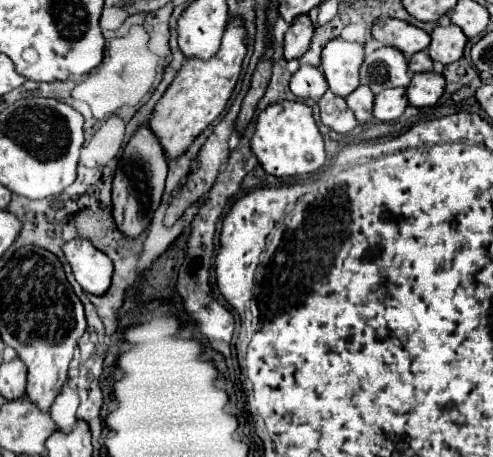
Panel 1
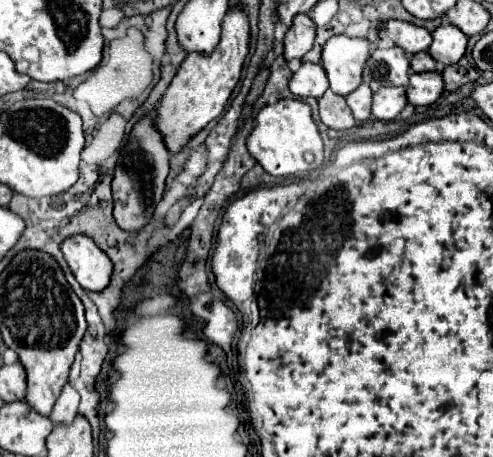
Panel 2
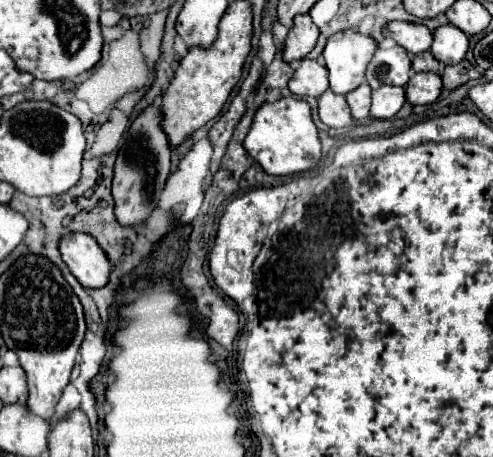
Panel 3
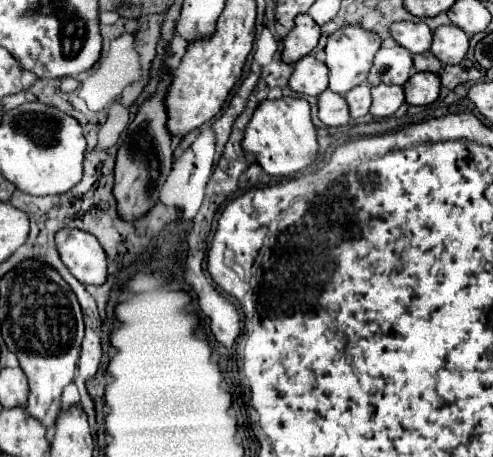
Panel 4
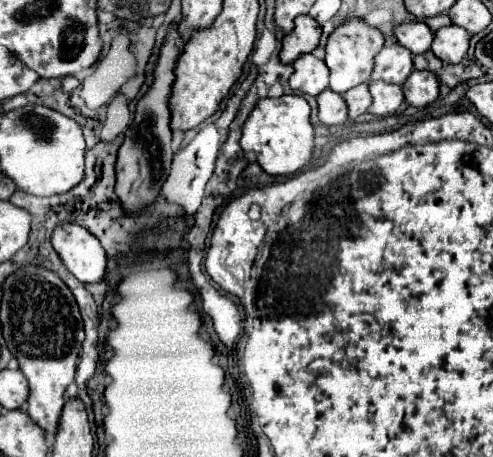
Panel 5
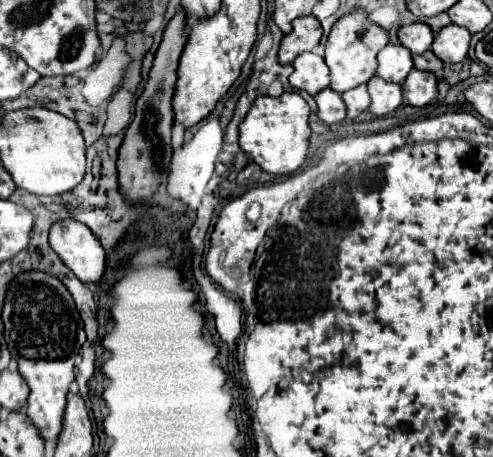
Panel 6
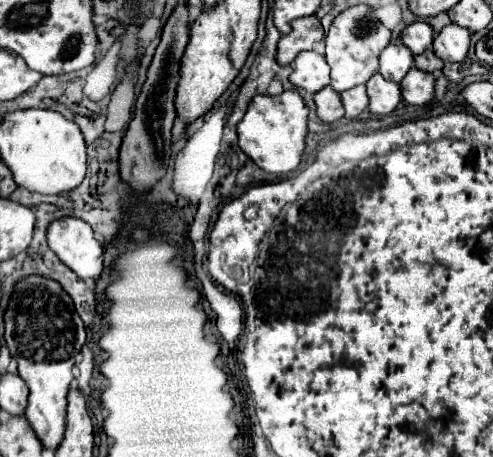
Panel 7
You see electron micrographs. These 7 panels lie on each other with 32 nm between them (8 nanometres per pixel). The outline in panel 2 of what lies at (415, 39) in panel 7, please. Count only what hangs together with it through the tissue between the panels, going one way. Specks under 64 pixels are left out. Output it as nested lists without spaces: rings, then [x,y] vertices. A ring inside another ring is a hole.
[[[400,20],[384,22],[384,26],[380,26],[380,38],[392,40],[396,46],[404,48],[410,56],[428,50],[432,44],[432,36],[426,28]]]

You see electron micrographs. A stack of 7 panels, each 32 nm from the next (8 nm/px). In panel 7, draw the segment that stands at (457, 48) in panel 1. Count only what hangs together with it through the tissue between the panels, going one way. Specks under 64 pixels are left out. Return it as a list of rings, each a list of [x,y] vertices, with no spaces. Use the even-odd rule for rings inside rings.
[[[450,24],[434,38],[434,54],[444,62],[462,62],[470,48],[470,32],[462,26]]]

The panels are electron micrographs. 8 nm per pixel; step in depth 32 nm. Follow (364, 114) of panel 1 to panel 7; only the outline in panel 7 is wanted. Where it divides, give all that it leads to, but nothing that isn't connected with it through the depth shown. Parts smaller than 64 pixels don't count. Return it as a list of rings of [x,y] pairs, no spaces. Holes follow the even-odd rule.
[[[360,84],[360,86],[354,86],[350,90],[344,90],[340,94],[340,100],[344,104],[344,110],[346,110],[346,118],[352,120],[352,118],[358,118],[358,114],[368,106],[368,96],[366,96],[366,86]]]

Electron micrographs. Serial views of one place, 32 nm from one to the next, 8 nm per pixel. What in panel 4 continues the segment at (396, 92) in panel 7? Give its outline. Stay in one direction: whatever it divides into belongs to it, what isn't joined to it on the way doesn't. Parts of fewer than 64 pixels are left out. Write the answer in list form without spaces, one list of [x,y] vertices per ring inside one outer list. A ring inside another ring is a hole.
[[[378,84],[372,86],[372,106],[370,114],[376,118],[388,118],[392,116],[404,102],[404,90],[402,86],[386,86]]]

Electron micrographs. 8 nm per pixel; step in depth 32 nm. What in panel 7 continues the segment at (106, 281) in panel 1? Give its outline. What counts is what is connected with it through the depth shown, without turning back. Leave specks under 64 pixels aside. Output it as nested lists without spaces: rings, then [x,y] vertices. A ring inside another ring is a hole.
[[[74,216],[52,220],[48,226],[48,246],[82,280],[92,282],[100,276],[104,250],[88,222]]]

